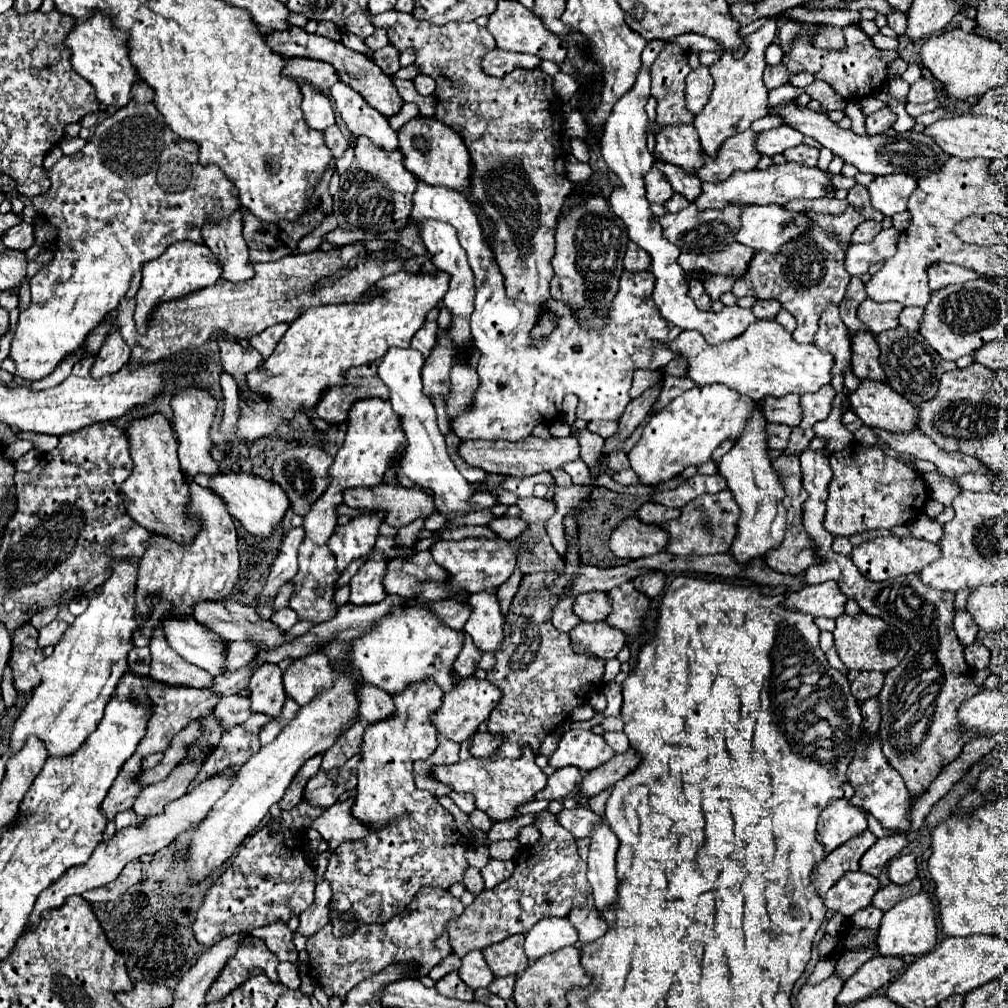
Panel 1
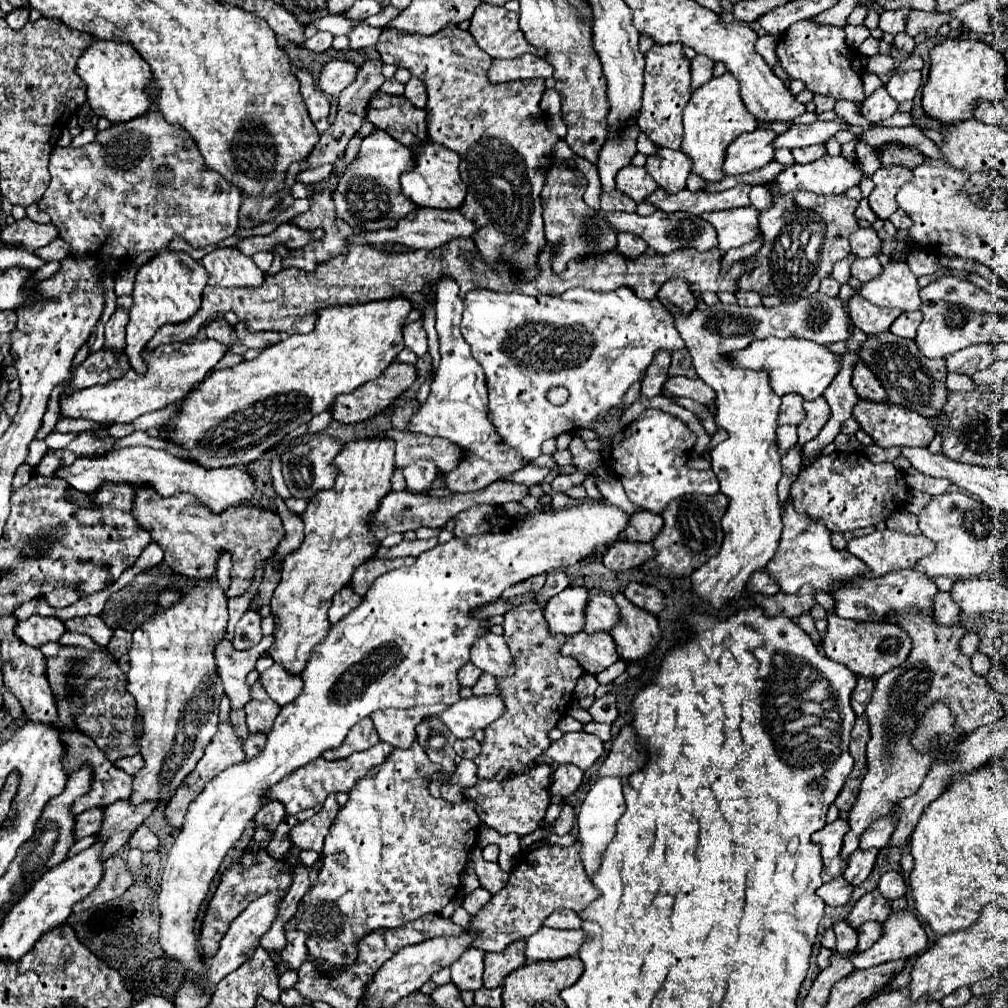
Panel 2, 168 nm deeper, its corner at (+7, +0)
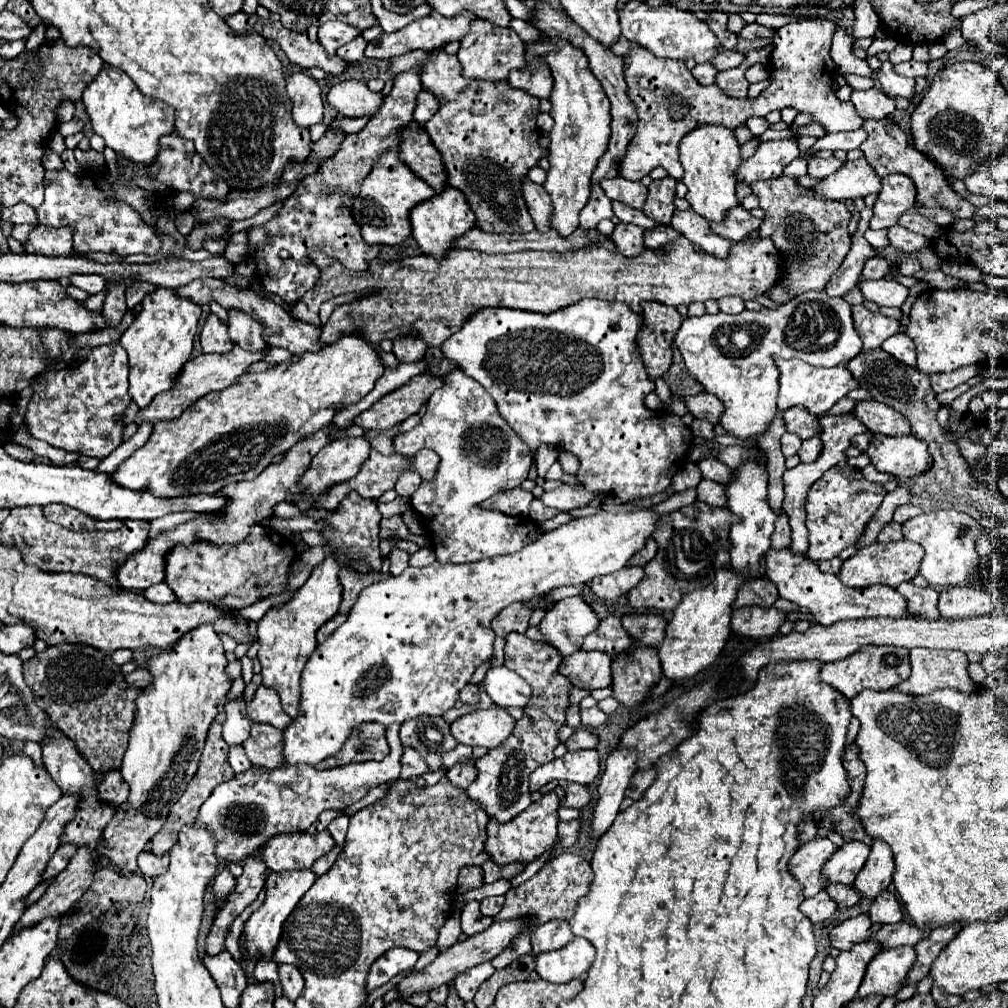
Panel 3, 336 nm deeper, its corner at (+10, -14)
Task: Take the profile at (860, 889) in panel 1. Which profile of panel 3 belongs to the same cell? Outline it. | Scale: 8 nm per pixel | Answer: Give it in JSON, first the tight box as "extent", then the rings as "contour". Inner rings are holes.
{"extent":[799,891,837,923],"contour":[[[821,891],[821,895],[805,899],[801,903],[799,911],[805,913],[813,923],[821,923],[821,921],[829,919],[837,911],[837,903],[827,895],[827,891]]]}

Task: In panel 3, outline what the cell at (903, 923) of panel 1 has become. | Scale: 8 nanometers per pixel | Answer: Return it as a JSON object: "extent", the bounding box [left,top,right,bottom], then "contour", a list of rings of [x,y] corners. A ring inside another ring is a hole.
{"extent":[859,947,917,997],"contour":[[[899,947],[877,953],[867,965],[863,983],[859,987],[859,997],[867,997],[871,993],[887,997],[895,995],[901,989],[901,983],[915,959],[917,953],[913,947]]]}

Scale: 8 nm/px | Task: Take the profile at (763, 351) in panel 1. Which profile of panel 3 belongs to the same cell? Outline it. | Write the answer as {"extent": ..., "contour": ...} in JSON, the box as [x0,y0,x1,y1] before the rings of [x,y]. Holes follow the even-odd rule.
{"extent":[777,359,859,417],"contour":[[[789,359],[789,361],[779,361],[777,367],[781,371],[777,407],[781,411],[795,407],[795,405],[803,405],[807,409],[807,413],[819,417],[825,411],[829,411],[841,397],[845,397],[849,389],[859,387],[857,381],[853,379],[853,375],[841,365],[837,365],[837,367],[813,367],[801,359]]]}

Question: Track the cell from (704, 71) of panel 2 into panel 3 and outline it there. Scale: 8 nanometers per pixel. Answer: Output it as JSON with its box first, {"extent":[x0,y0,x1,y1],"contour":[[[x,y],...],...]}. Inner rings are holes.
{"extent":[693,63,717,85],"contour":[[[701,63],[701,65],[695,65],[693,67],[693,77],[701,83],[701,85],[711,85],[715,75],[717,75],[717,69],[713,69],[711,63]]]}

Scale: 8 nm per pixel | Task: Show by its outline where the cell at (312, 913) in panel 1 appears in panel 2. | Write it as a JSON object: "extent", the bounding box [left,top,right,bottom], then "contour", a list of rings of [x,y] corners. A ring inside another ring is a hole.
{"extent":[268,931,308,971],"contour":[[[286,931],[286,947],[280,953],[268,951],[276,965],[286,965],[290,971],[298,971],[304,961],[308,961],[306,949],[306,933],[302,931]]]}

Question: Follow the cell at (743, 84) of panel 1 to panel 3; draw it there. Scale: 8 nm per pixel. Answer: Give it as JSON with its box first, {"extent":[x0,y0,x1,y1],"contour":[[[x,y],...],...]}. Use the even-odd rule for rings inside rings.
{"extent":[679,125,743,221],"contour":[[[725,125],[695,127],[681,139],[679,153],[681,153],[681,165],[685,169],[683,183],[689,189],[685,199],[691,203],[691,209],[701,217],[705,217],[707,221],[721,221],[729,207],[739,205],[735,197],[733,171],[739,167],[743,159],[735,129],[729,129]]]}

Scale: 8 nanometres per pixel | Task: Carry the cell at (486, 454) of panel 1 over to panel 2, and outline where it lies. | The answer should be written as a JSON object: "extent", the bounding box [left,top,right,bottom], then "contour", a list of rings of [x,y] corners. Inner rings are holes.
{"extent":[382,429,462,473],"contour":[[[388,429],[382,433],[382,437],[396,443],[396,469],[402,469],[404,465],[410,465],[416,459],[430,459],[436,463],[438,471],[446,473],[456,469],[462,457],[462,449],[442,437],[400,433],[398,429]]]}

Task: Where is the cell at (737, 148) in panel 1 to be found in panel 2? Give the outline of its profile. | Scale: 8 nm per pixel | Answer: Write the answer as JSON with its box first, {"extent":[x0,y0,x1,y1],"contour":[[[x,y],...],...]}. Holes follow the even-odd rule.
{"extent":[724,129,776,175],"contour":[[[756,129],[754,133],[740,135],[726,151],[724,173],[726,175],[744,175],[754,169],[764,167],[774,159],[772,141],[776,139],[774,131]]]}

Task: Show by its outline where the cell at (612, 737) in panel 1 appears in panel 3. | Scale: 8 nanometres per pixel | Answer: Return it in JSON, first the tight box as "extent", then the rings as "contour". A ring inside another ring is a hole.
{"extent":[567,729,599,751],"contour":[[[577,729],[569,739],[567,739],[567,749],[577,751],[577,749],[595,749],[599,743],[599,737],[589,733],[587,729]]]}

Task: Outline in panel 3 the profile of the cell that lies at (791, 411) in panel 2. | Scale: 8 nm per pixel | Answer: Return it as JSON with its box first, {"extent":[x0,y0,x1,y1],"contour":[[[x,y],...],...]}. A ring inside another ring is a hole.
{"extent":[783,407,819,439],"contour":[[[791,407],[789,411],[785,411],[783,421],[785,429],[799,435],[801,439],[809,439],[815,433],[819,433],[819,421],[813,415],[809,415],[803,407]]]}

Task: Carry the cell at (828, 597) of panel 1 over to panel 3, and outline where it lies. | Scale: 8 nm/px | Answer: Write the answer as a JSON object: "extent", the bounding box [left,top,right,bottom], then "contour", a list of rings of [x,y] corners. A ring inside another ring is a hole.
{"extent":[731,605,787,639],"contour":[[[749,605],[733,611],[731,629],[745,637],[767,639],[773,637],[785,621],[787,621],[787,613],[777,607]]]}

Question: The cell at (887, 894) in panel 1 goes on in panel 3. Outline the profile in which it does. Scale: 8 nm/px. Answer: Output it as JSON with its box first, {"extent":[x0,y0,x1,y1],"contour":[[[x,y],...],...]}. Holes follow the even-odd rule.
{"extent":[829,913,881,951],"contour":[[[867,913],[857,915],[857,917],[851,917],[851,919],[835,925],[831,929],[831,933],[829,933],[831,945],[837,947],[837,949],[841,949],[841,951],[849,951],[853,945],[857,945],[861,941],[867,941],[869,935],[873,931],[877,931],[879,927],[881,925],[873,923]]]}

